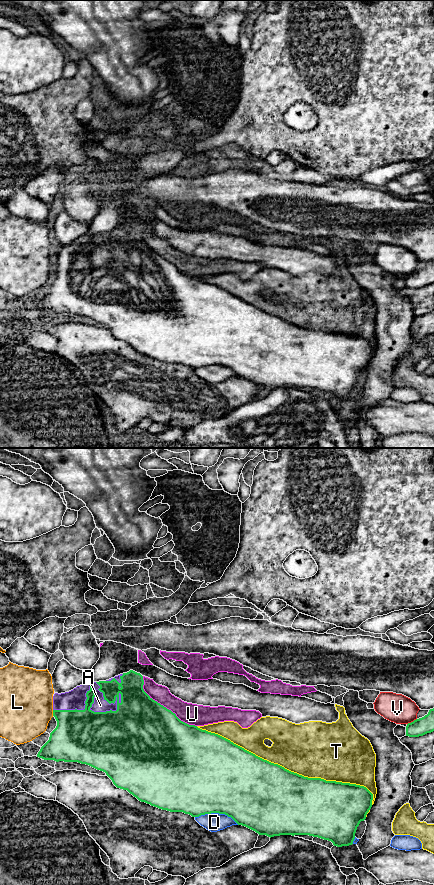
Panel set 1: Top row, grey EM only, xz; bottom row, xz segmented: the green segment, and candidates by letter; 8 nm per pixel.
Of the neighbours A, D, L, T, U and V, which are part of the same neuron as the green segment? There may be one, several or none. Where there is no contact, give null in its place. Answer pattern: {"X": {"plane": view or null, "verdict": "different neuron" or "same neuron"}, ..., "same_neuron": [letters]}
{"A": {"plane": "xz", "verdict": "same neuron"}, "D": {"plane": "xz", "verdict": "different neuron"}, "L": {"plane": "xz", "verdict": "different neuron"}, "T": {"plane": "xz", "verdict": "different neuron"}, "U": {"plane": "xz", "verdict": "different neuron"}, "V": {"plane": "xz", "verdict": "different neuron"}, "same_neuron": ["A"]}

